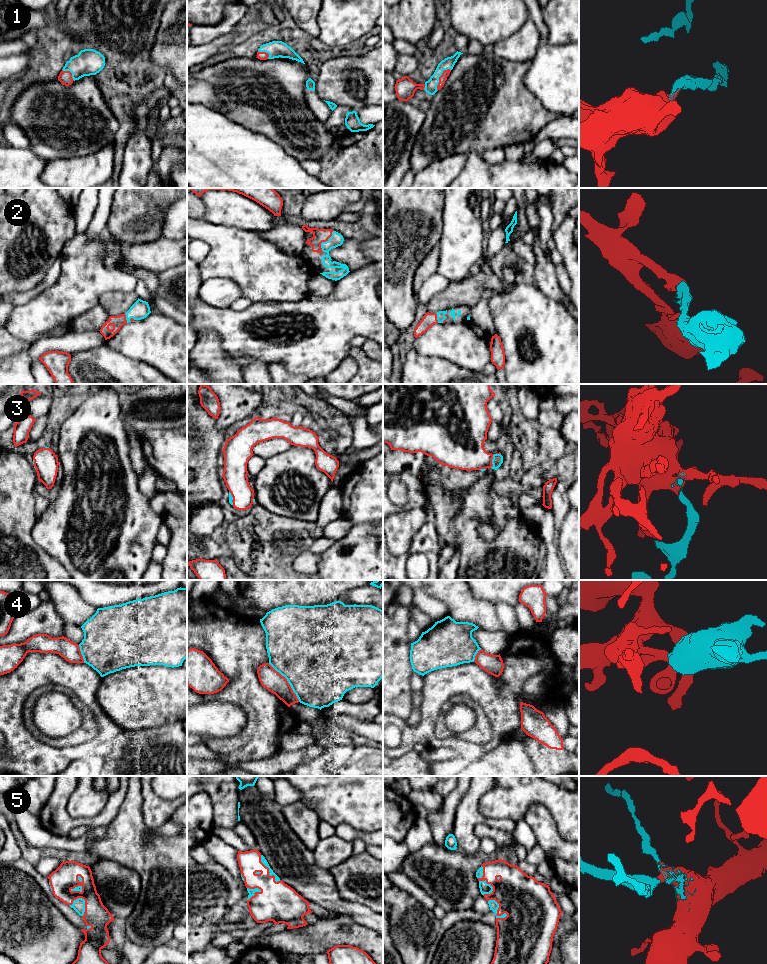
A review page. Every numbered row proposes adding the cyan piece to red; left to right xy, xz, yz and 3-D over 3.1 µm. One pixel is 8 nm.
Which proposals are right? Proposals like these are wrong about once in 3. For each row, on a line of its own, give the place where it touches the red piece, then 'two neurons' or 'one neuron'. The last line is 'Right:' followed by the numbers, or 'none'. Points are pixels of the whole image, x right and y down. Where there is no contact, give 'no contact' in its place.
1: yz (439, 78) | one neuron
2: xz (324, 241) | one neuron
3: yz (491, 461) | one neuron
4: xz (287, 681) | one neuron
5: yz (498, 909) | one neuron
Right: 1, 2, 3, 4, 5

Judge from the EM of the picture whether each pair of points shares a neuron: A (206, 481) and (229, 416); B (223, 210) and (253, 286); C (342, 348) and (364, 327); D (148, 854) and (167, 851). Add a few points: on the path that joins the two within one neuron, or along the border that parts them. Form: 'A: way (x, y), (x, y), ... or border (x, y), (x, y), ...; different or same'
A: border (216, 419), (215, 426), (222, 430); different
B: border (207, 221), (213, 224), (245, 228), (253, 231); different
C: way (342, 341), (357, 327); same
D: way (153, 854), (162, 854); same

